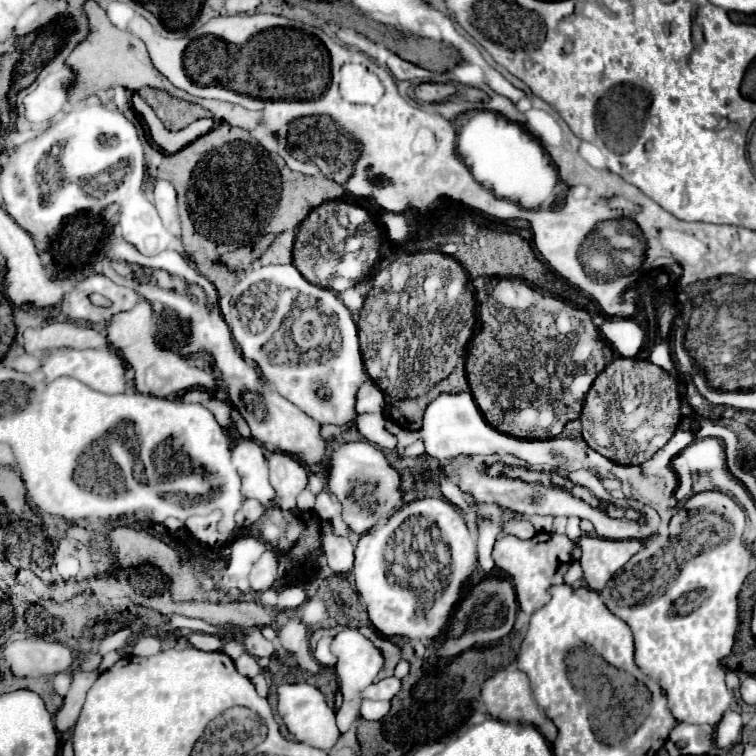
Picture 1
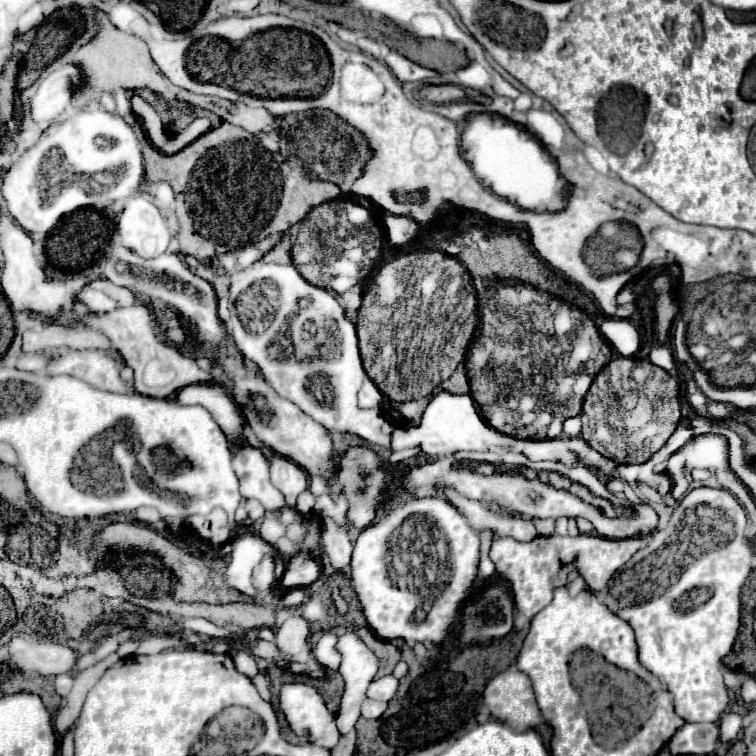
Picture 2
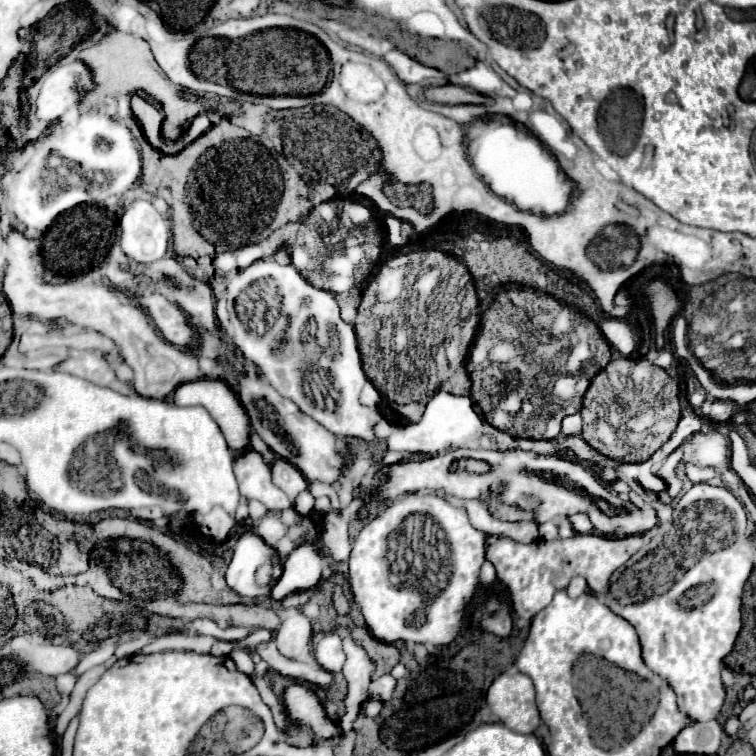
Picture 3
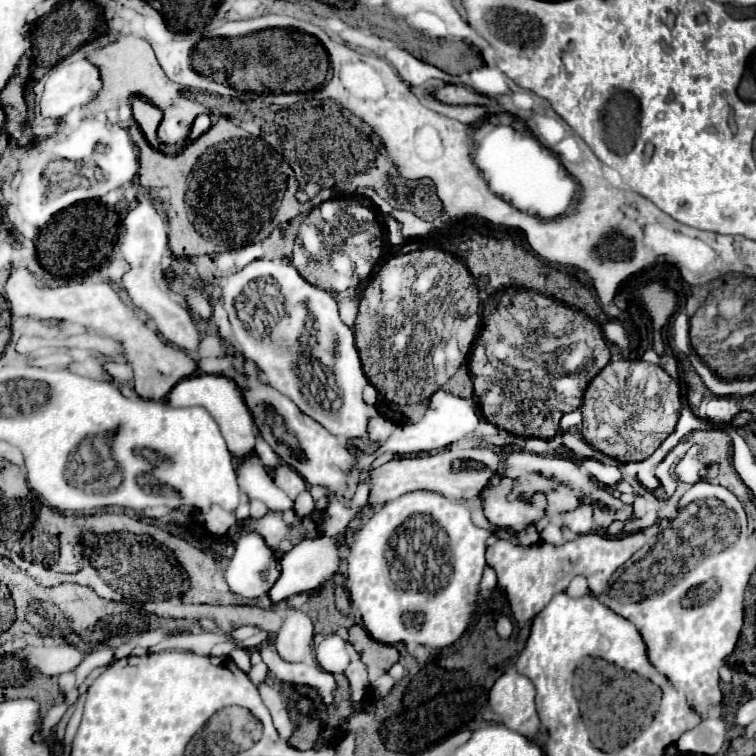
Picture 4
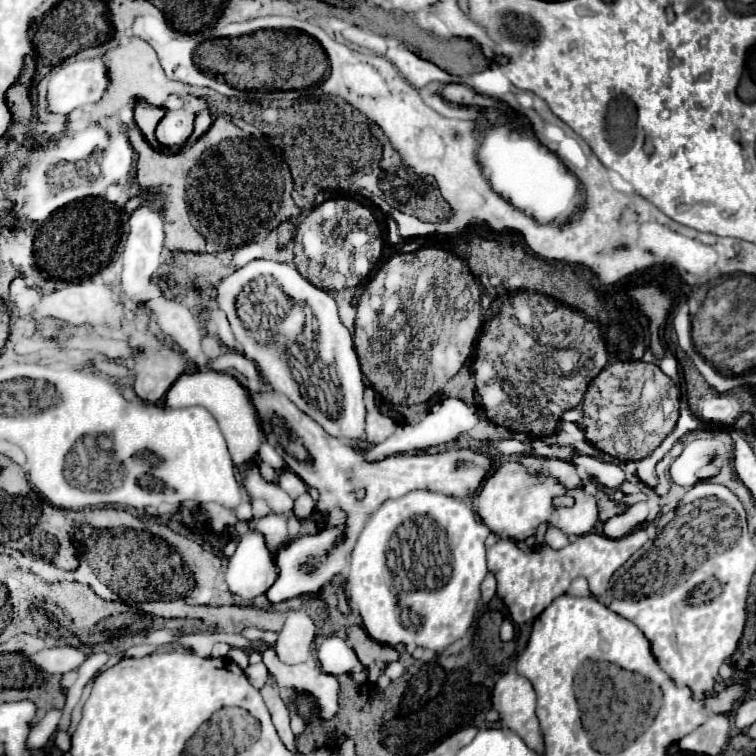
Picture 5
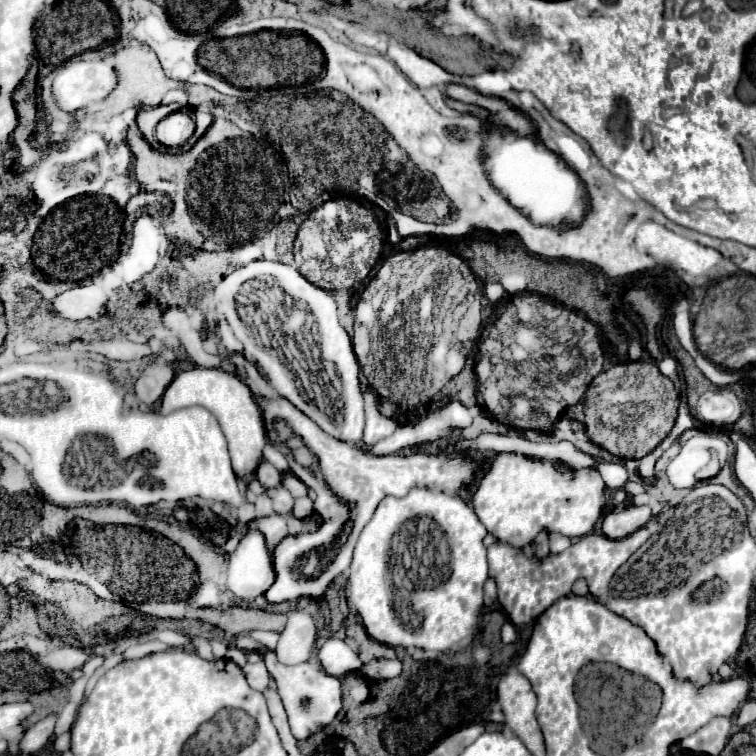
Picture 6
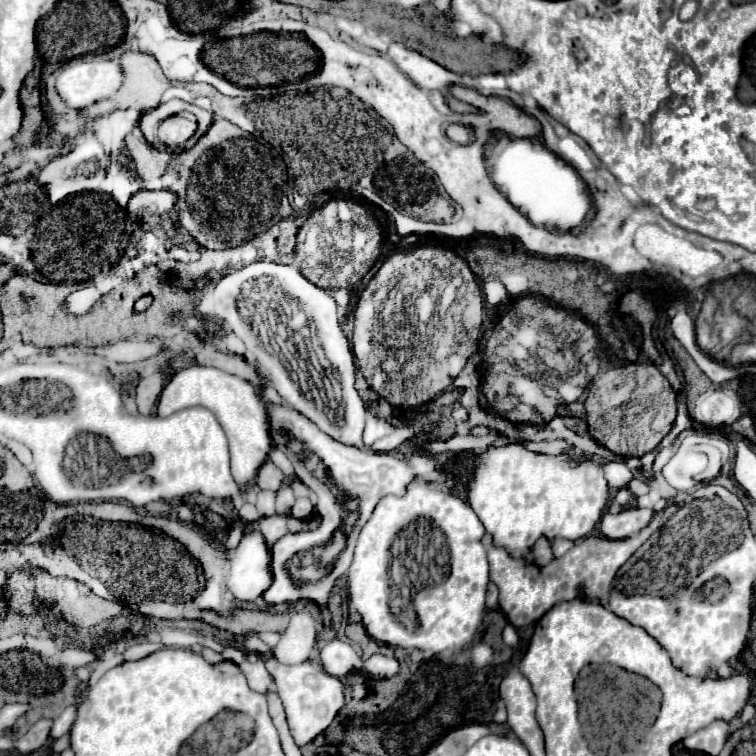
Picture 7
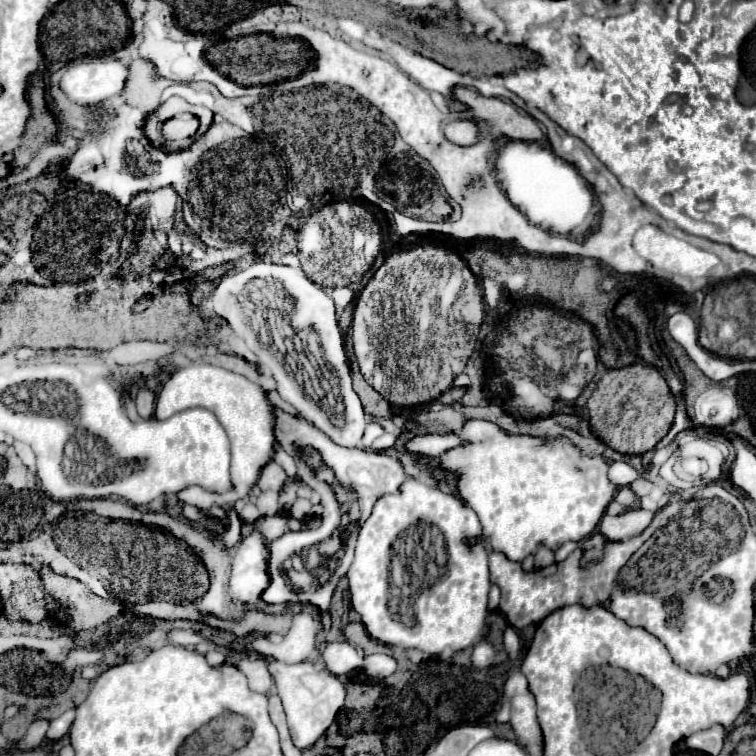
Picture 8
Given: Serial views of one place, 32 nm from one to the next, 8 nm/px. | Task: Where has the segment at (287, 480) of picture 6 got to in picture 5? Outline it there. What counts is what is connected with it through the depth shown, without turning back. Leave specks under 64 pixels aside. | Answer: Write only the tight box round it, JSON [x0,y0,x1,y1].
[276,468,308,498]

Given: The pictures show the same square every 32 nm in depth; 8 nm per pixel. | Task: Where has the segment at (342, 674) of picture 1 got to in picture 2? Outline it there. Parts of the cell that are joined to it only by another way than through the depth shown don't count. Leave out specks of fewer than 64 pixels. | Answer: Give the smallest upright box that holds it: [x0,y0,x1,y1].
[336,630,380,734]

